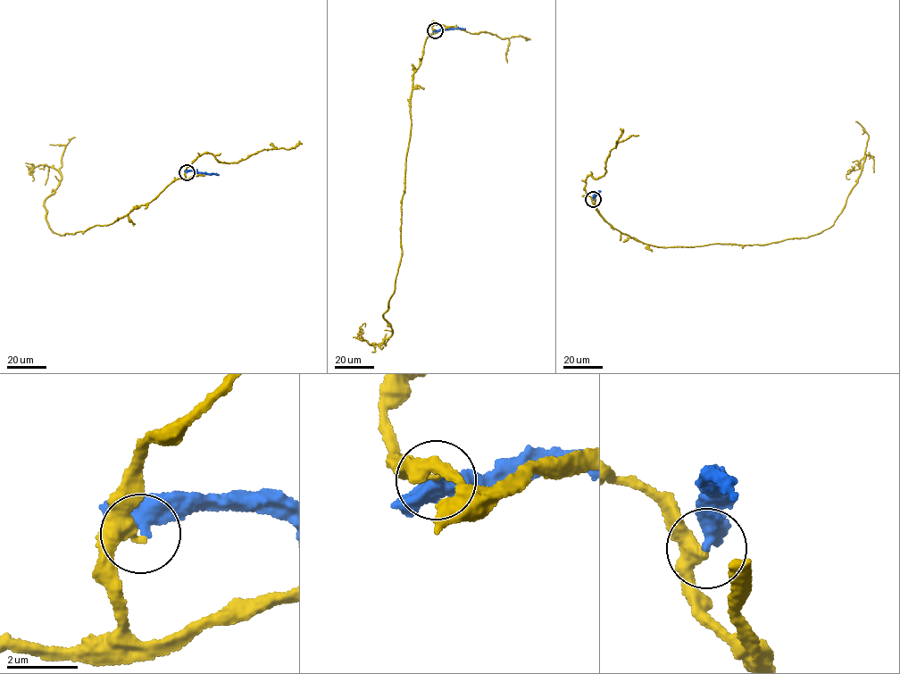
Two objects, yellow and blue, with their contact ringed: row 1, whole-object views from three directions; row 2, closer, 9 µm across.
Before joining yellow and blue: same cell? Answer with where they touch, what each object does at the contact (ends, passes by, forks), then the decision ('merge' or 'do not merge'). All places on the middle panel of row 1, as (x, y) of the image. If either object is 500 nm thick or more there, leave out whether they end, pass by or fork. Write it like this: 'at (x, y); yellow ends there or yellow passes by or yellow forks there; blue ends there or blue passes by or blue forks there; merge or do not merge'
at (435, 30); yellow ends there; blue passes by; do not merge

